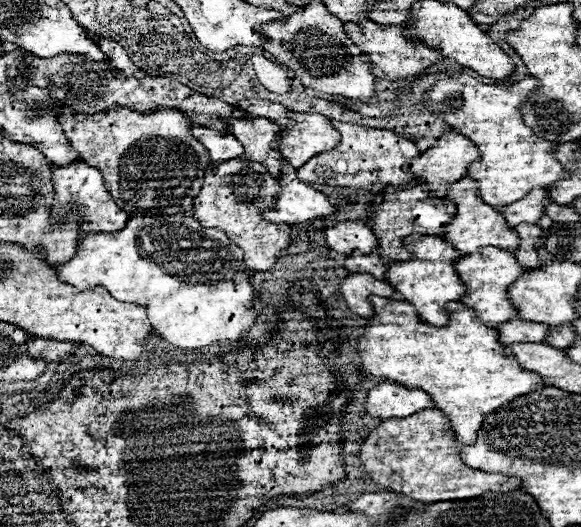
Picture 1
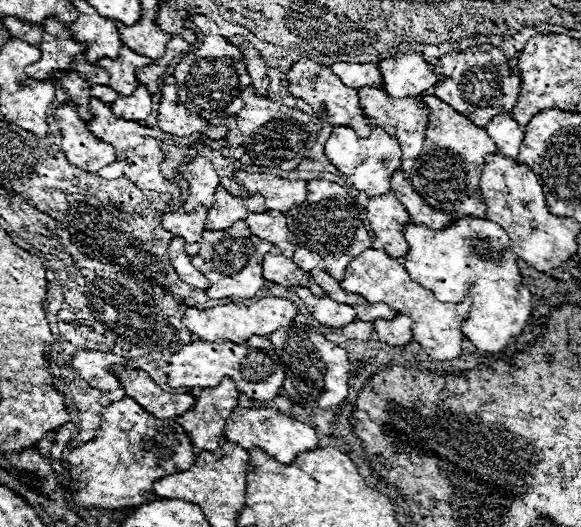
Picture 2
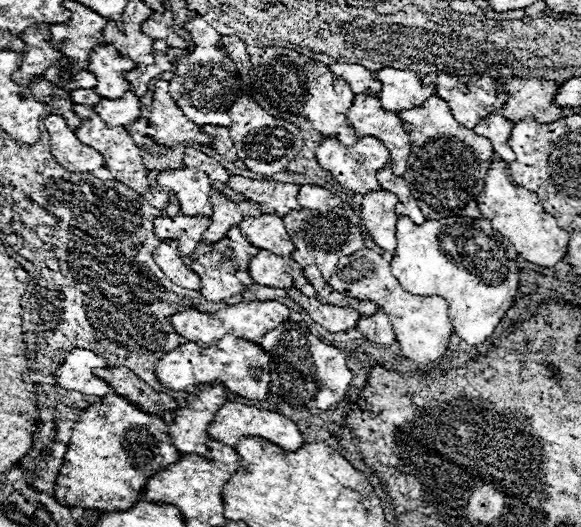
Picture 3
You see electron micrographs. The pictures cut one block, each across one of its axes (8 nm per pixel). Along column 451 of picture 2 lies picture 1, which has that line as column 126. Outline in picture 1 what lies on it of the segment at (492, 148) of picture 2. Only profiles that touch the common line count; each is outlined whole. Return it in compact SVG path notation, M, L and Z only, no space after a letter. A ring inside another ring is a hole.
M116 106L96 114L60 116L58 122L62 124L72 146L80 152L80 158L86 164L100 168L108 192L124 212L134 216L162 216L178 212L188 214L192 210L192 202L204 182L204 172L208 168L210 156L208 150L192 136L192 122L182 110L160 108L144 114L140 110Z

